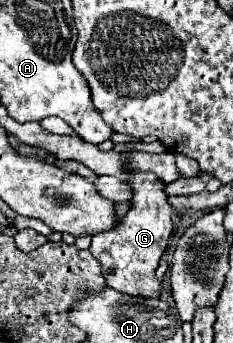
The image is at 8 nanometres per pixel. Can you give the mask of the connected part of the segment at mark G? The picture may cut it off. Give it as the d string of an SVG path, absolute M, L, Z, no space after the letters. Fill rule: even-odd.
M132 172L128 174L128 182L134 188L132 208L120 220L120 224L110 232L100 232L92 236L90 252L100 262L102 274L106 274L106 284L128 296L142 298L160 298L160 282L154 272L160 264L162 254L166 252L168 238L172 234L172 214L176 212L168 204L168 196L164 194L164 182L160 182L152 172Z

